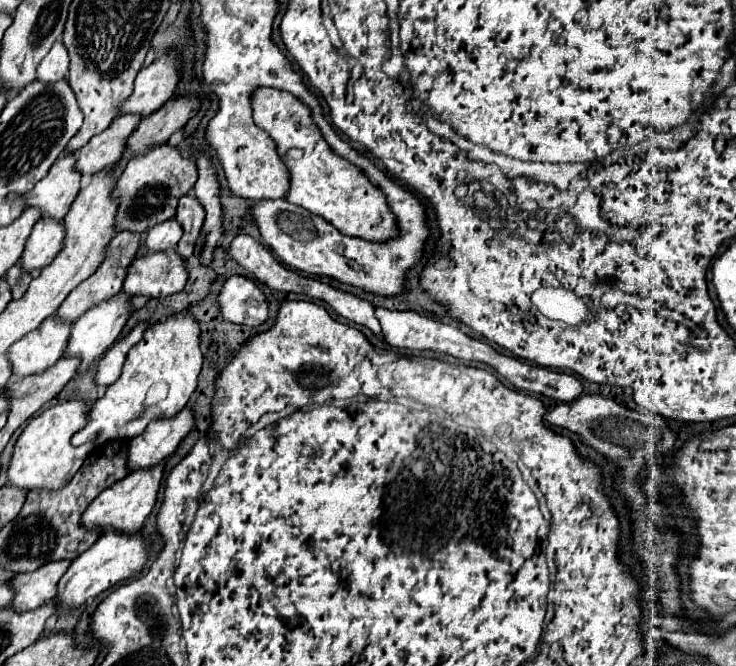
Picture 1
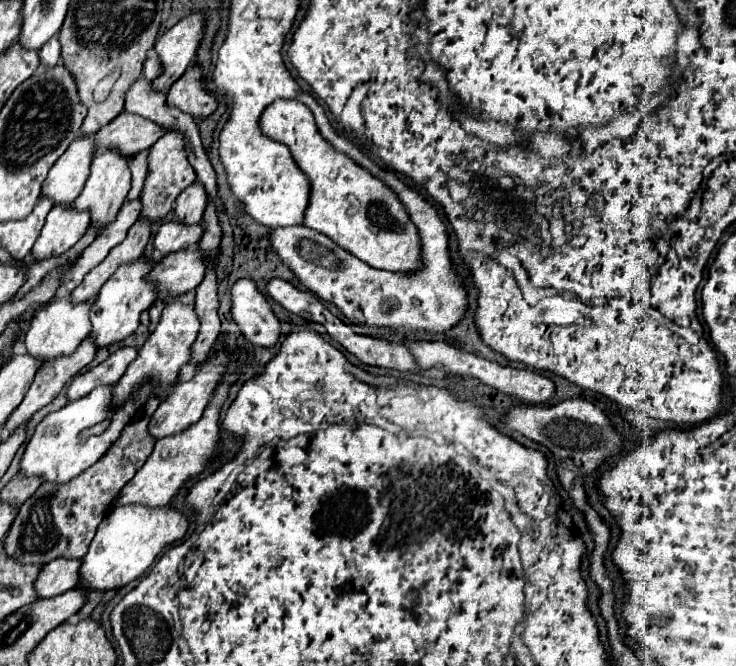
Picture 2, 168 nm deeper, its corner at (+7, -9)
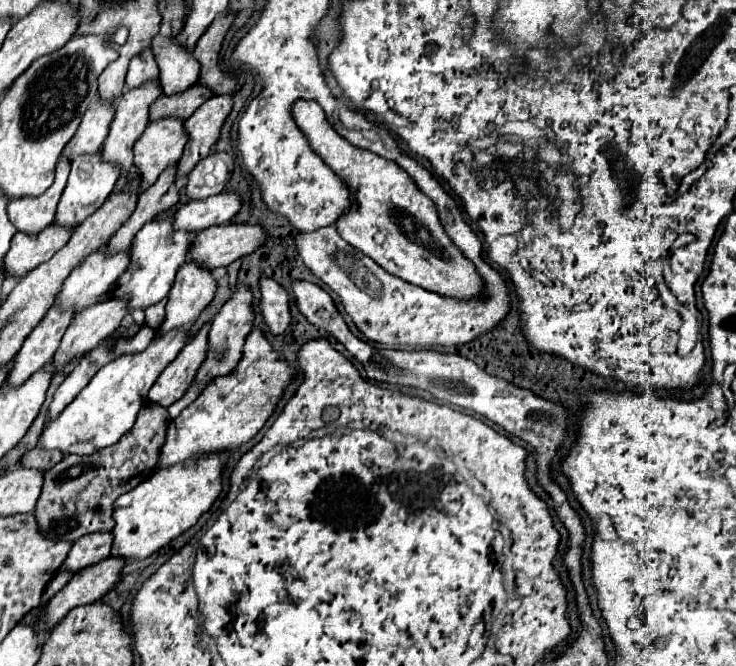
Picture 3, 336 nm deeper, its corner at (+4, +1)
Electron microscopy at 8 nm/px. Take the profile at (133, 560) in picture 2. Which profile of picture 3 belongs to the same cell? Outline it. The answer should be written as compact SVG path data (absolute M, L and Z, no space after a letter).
M219 456L203 458L203 462L189 462L187 466L173 466L171 470L157 470L131 492L123 494L113 506L113 546L111 554L131 560L145 560L159 552L173 538L197 524L201 514L205 514L221 492L221 468Z

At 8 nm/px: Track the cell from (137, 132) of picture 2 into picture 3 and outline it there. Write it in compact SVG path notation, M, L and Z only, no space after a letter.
M191 86L185 92L179 92L175 96L163 94L151 104L149 118L151 118L151 122L157 118L181 118L181 120L185 120L201 106L201 102L205 102L211 96L213 96L211 90L203 90L203 86Z

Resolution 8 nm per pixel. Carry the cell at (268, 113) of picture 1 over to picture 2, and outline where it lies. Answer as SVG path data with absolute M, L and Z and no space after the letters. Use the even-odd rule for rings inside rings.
M276 100L272 102L262 118L260 118L260 128L266 136L270 136L272 140L284 142L290 152L292 158L296 160L296 164L304 170L304 174L310 178L312 184L312 192L310 192L310 204L306 208L304 214L304 224L316 232L326 234L328 238L332 238L340 248L348 250L350 254L354 254L356 258L360 258L362 262L366 262L372 268L378 270L390 270L390 272L418 272L422 268L422 258L420 258L420 234L416 232L416 224L412 224L408 212L404 212L404 204L400 204L400 198L376 176L372 176L366 168L360 168L356 162L352 162L352 158L342 156L342 152L336 152L336 148L332 148L332 144L328 144L322 136L320 130L316 128L314 116L308 110L308 106L300 104L298 100ZM348 196L354 196L360 204L358 212L348 214Z

